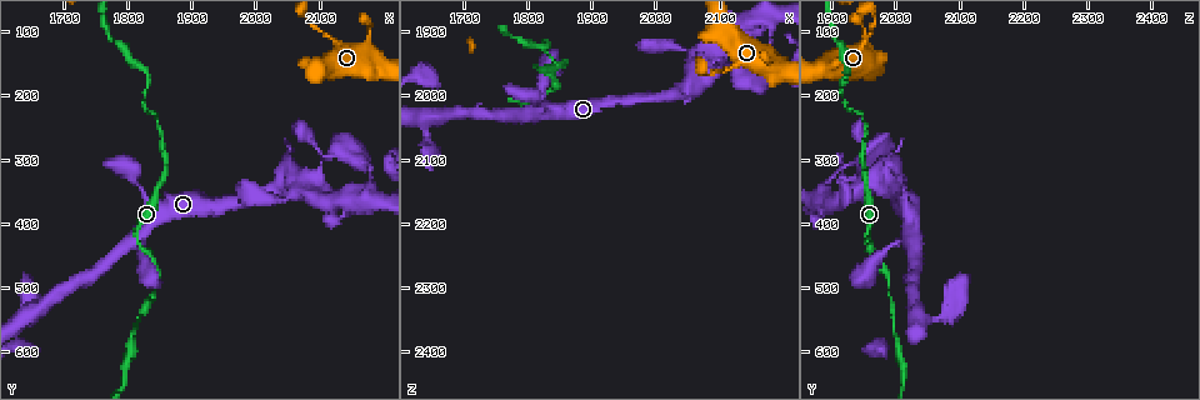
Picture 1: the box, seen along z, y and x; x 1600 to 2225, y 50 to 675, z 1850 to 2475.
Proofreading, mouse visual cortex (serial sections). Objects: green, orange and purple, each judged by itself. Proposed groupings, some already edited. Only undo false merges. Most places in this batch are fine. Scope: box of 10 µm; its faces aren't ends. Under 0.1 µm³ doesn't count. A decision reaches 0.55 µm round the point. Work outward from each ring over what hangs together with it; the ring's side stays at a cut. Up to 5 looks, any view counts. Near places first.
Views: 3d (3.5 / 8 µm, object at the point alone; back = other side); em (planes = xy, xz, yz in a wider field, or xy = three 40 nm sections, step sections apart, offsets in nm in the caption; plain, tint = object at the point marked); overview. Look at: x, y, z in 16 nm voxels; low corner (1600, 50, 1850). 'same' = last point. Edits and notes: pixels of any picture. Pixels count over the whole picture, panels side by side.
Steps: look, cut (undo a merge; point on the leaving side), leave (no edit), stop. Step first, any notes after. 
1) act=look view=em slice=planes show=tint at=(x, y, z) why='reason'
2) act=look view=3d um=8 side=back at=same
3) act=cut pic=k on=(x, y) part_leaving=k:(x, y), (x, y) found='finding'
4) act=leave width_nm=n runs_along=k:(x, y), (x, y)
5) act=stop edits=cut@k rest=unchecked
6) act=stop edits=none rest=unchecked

act=look view=3d um=3.5 at=(1825, 200, 1915)

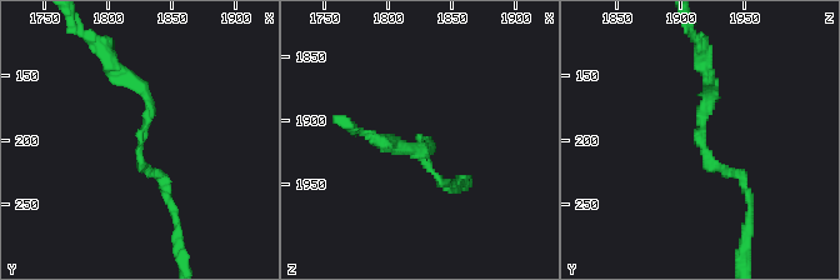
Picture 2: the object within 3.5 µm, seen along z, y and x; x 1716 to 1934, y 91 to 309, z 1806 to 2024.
act=look view=em slice=xy step=1 show=tint at=(1822, 204, 1916) arm_widths_nm=100,150 why='now the EM'

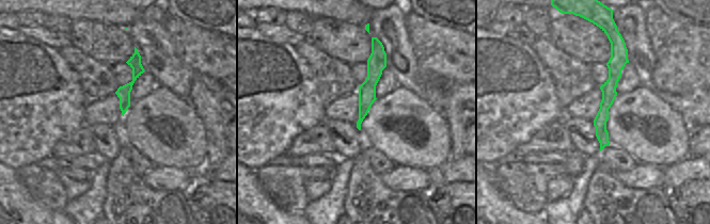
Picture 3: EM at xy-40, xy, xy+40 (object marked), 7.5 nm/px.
act=leave runs_along=2:(169, 195), (141, 164), (149, 99), (126, 76) found='continuous, no second cell'

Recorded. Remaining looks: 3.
act=look view=3d um=8 at=(1820, 545, 1995) why='a narrow waist'

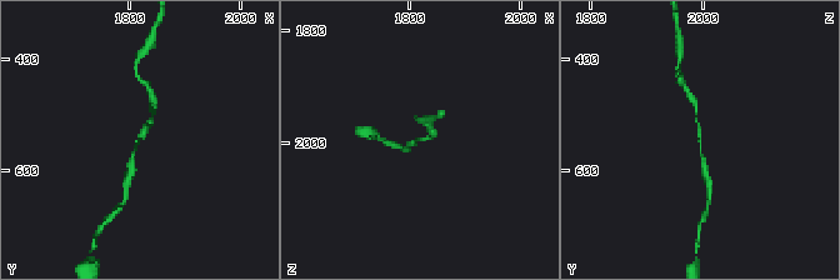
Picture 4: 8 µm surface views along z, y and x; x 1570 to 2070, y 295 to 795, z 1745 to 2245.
act=look view=3d um=3.5 at=same why='zoom in'

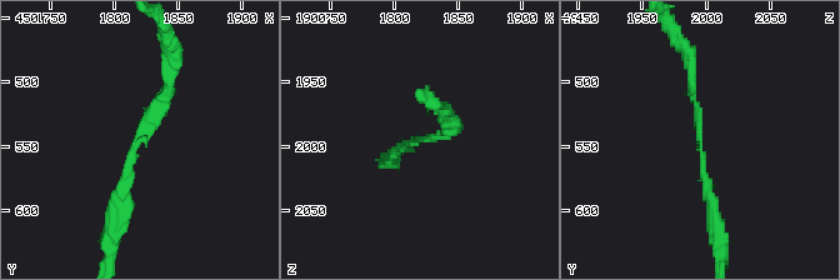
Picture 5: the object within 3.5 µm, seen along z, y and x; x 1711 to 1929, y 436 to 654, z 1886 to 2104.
act=look view=em slice=xy step=5 show=tint at=(1822, 546, 1998) arm_widths_nm=150,150 why='shape alone is not enough'

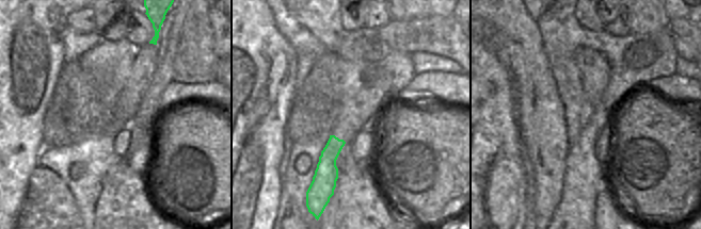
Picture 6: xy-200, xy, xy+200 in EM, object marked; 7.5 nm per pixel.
act=leave found='one cell here'

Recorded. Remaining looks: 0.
act=stop edits=none rest=unchecked

